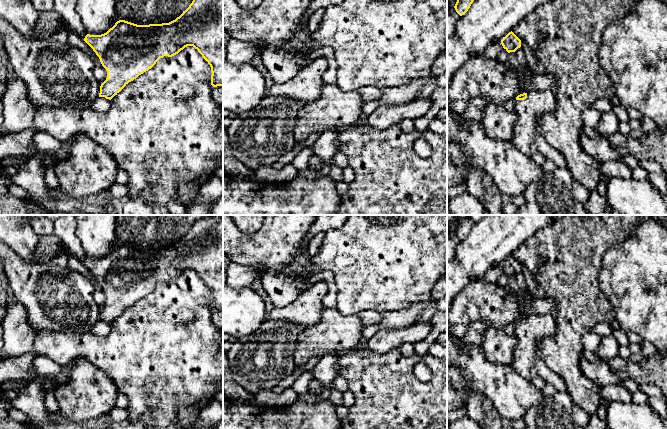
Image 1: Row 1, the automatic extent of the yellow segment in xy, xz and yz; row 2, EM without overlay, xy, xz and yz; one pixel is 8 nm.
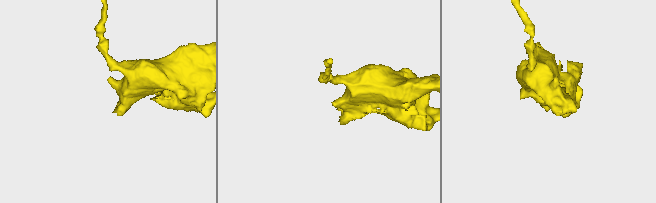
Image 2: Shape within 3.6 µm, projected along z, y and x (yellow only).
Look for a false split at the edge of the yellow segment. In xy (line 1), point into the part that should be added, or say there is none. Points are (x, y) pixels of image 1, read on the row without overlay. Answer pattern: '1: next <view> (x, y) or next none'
1: next none

